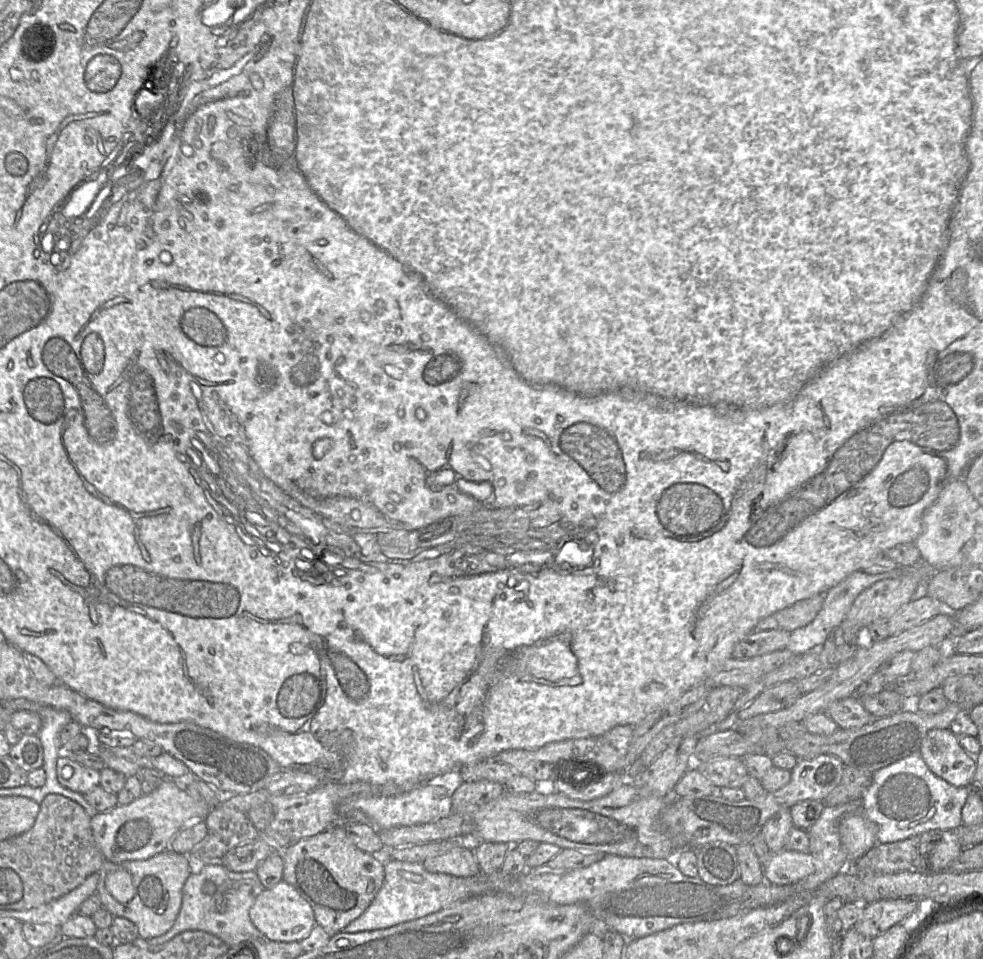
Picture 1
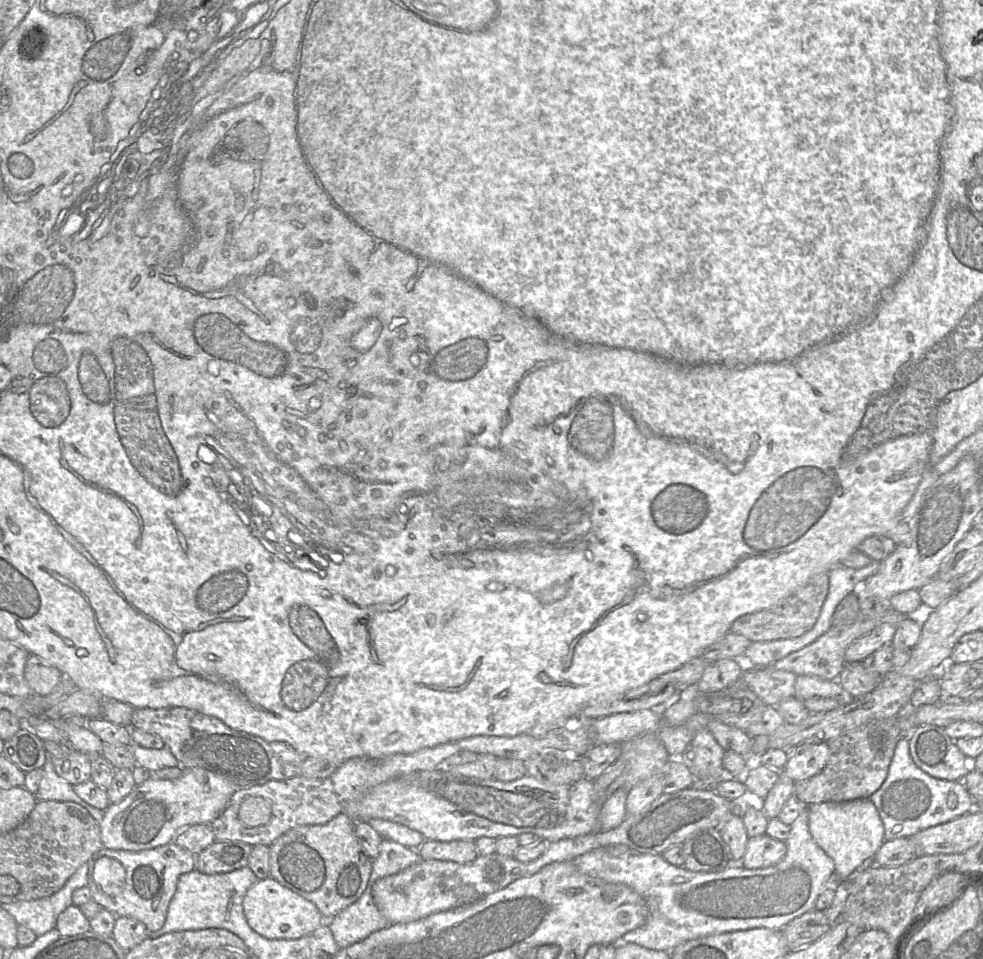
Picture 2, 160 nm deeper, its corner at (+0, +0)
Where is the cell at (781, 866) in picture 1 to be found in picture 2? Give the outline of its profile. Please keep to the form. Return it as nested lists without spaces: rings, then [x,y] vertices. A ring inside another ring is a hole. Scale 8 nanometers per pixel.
[[[768,835],[749,837],[741,866],[746,869],[760,869],[780,862],[787,848],[784,842],[772,839]]]

